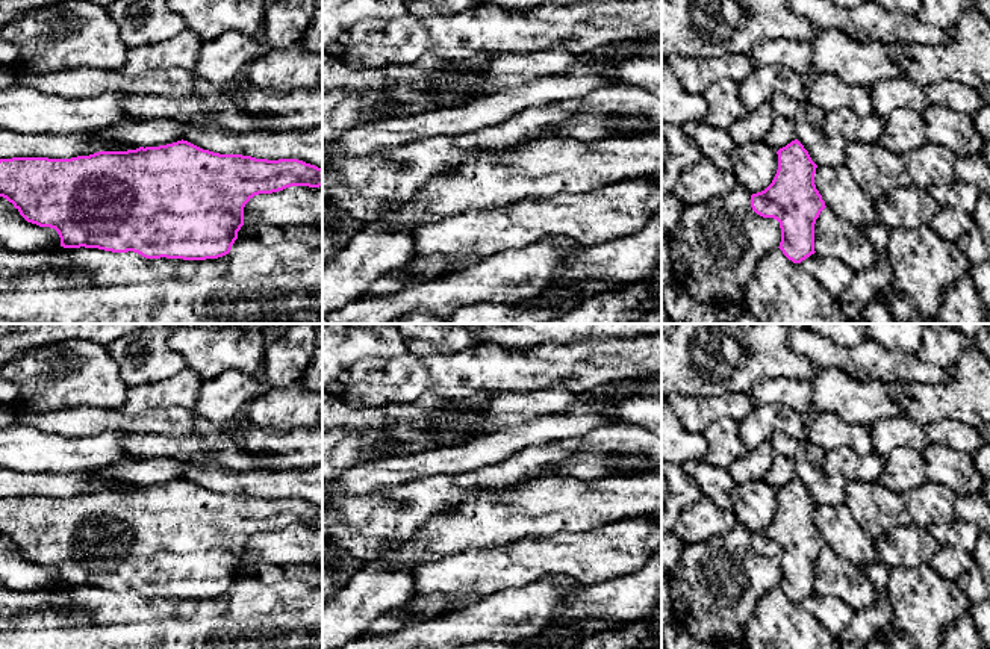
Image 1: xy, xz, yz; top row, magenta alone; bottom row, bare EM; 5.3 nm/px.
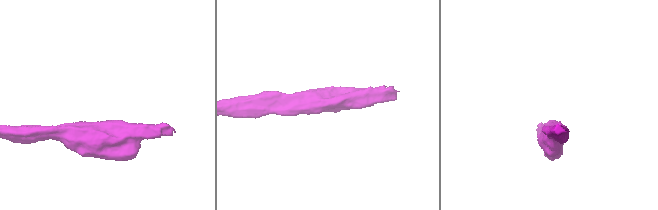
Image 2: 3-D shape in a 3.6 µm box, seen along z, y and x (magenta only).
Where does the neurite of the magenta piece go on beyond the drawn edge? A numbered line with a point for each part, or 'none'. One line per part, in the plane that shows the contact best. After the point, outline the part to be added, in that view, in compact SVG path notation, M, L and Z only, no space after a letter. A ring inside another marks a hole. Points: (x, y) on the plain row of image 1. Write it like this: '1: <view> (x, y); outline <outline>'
none

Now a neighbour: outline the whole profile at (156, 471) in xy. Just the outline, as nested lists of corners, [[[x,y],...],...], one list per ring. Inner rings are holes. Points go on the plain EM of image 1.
[[[126,457],[103,470],[88,472],[103,480],[115,480],[136,486],[159,486],[182,480],[182,461],[167,457]]]

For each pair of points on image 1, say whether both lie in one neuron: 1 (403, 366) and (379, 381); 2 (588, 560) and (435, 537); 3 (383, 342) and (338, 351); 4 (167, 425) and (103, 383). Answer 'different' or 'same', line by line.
1: same
2: different
3: same
4: different

